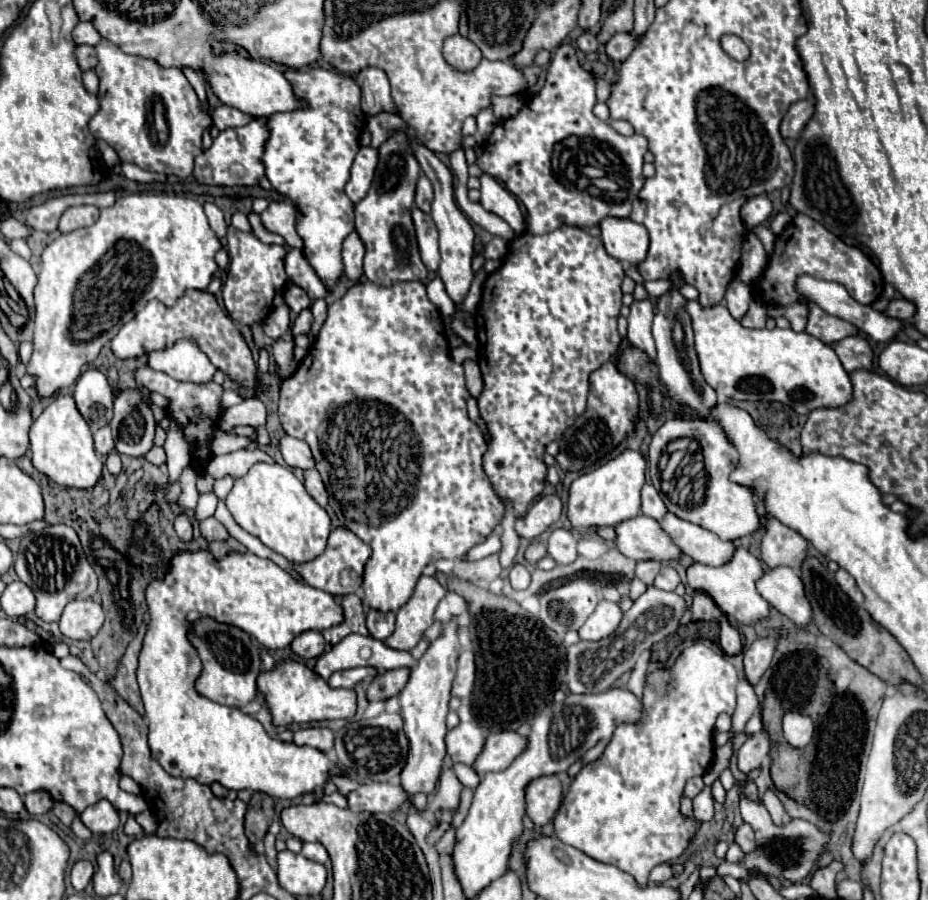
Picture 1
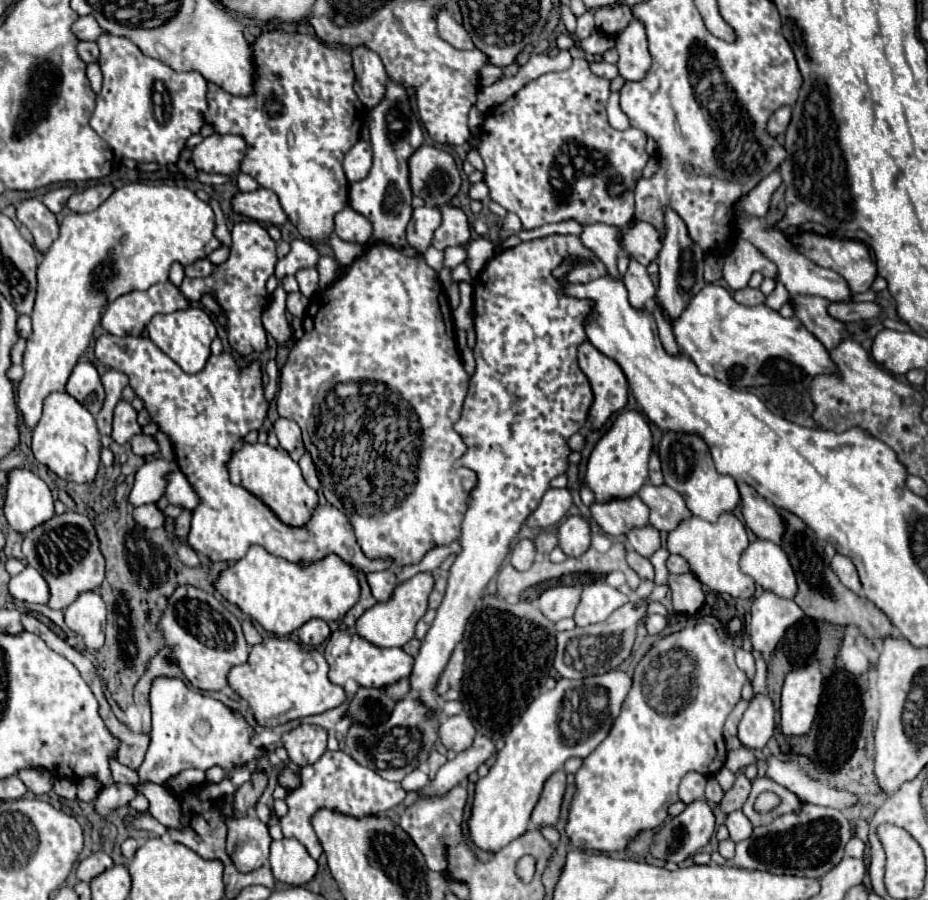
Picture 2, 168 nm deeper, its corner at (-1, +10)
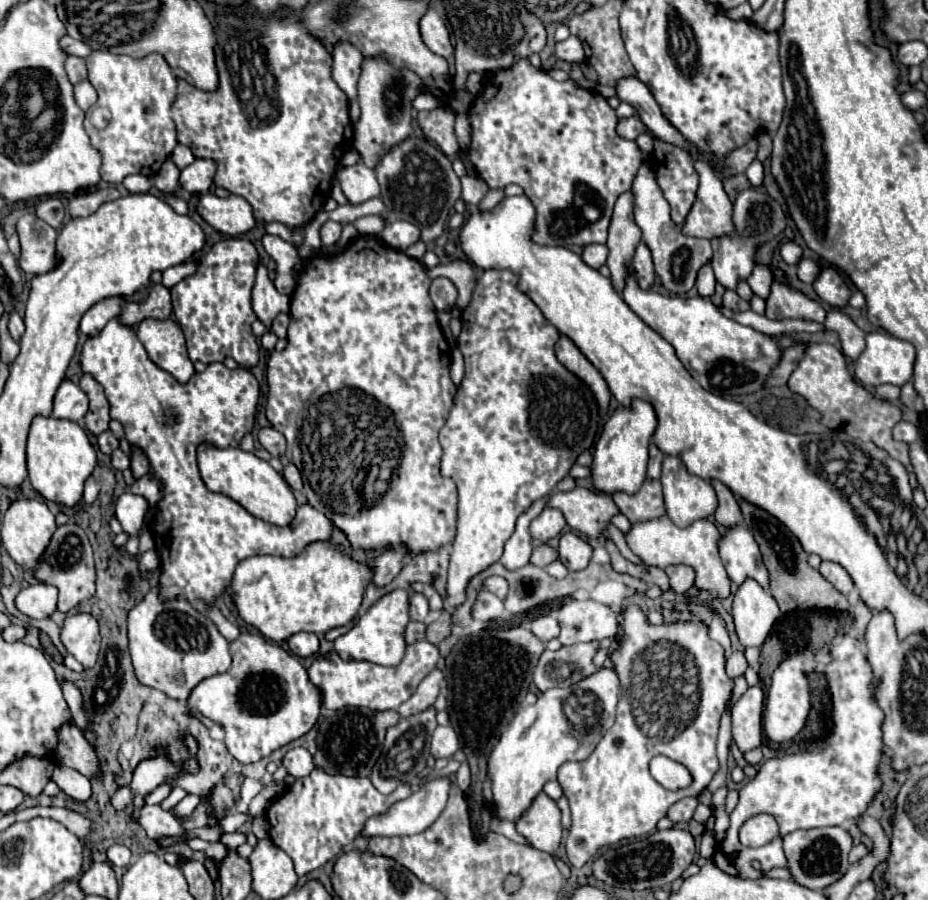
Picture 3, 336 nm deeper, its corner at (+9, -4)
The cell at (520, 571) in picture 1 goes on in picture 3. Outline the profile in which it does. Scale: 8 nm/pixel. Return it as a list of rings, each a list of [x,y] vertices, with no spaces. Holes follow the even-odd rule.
[[[550,495],[538,499],[524,515],[518,517],[516,521],[516,531],[512,533],[512,537],[506,541],[504,545],[504,555],[500,559],[500,563],[510,569],[510,571],[516,571],[520,567],[524,567],[528,561],[530,561],[530,555],[532,555],[532,537],[528,533],[528,525],[530,521],[546,507],[546,503],[550,501]]]

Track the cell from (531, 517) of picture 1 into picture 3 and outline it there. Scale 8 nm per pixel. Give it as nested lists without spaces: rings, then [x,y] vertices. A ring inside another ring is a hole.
[[[546,507],[536,519],[532,519],[530,533],[532,533],[534,539],[546,543],[548,539],[560,535],[564,525],[566,525],[564,515],[558,509],[554,509],[554,507]]]

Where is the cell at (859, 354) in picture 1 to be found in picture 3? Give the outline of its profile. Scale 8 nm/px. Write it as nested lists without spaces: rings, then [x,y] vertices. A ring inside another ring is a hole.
[[[772,283],[772,293],[766,299],[766,317],[768,319],[788,317],[788,319],[824,323],[826,315],[826,309],[818,301],[808,299],[798,289],[792,289],[792,287],[780,285],[780,283]]]

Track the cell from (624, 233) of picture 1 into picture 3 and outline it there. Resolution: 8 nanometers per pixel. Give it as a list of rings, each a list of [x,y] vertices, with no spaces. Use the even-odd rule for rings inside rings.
[[[638,243],[638,247],[636,247],[634,271],[636,271],[638,285],[642,289],[648,289],[654,281],[654,265],[652,265],[652,255],[650,255],[650,249],[646,247],[646,243]]]

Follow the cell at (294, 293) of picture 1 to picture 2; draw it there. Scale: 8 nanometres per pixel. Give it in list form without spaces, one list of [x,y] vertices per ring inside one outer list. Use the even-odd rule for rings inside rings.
[[[290,293],[288,299],[286,299],[286,309],[288,309],[288,313],[292,313],[294,317],[302,317],[302,315],[306,313],[308,305],[310,305],[310,299],[304,297],[302,293]]]

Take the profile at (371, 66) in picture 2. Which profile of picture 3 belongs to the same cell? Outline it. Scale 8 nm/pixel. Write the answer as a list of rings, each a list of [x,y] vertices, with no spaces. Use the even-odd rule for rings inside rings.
[[[338,43],[332,51],[334,65],[332,65],[332,77],[338,83],[338,87],[346,93],[348,99],[356,99],[358,95],[358,79],[362,73],[362,53],[350,45],[350,43]]]

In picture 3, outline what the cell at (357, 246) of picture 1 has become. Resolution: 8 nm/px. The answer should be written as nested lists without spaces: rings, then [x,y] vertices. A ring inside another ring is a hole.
[[[326,221],[320,229],[320,237],[322,237],[322,245],[324,247],[330,247],[334,245],[342,235],[342,223],[338,221]]]

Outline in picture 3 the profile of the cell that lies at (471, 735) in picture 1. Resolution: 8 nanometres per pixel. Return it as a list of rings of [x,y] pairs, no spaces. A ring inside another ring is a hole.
[[[450,725],[436,727],[432,735],[432,755],[436,759],[452,759],[458,749],[460,749],[460,743],[458,743],[456,731]]]

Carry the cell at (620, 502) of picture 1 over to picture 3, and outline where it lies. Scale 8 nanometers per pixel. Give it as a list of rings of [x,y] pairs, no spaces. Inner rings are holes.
[[[634,399],[630,409],[624,407],[616,409],[614,415],[606,421],[602,435],[594,445],[594,461],[590,465],[592,487],[602,493],[626,491],[628,495],[634,495],[634,491],[638,491],[638,487],[646,479],[648,445],[654,429],[656,429],[656,413],[652,405],[648,405],[646,401]]]

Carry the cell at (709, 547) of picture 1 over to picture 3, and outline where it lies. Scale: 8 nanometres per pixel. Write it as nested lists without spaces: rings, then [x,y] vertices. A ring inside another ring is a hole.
[[[644,481],[638,493],[614,493],[612,497],[620,513],[624,513],[630,523],[642,523],[646,519],[656,519],[658,515],[666,513],[660,481]]]

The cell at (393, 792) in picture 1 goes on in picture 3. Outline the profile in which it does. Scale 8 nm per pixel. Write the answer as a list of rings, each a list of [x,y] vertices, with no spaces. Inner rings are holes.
[[[316,767],[308,777],[294,781],[266,811],[272,823],[270,839],[292,857],[294,869],[302,877],[338,857],[342,849],[362,833],[366,819],[380,815],[410,793],[410,787],[402,785],[388,797],[378,793],[368,777],[328,775],[322,767]]]

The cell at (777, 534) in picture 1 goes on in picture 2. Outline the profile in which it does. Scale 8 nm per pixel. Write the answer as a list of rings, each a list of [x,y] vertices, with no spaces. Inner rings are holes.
[[[738,483],[738,491],[746,527],[750,527],[756,537],[764,537],[780,545],[780,517],[776,517],[776,507],[744,483]]]

